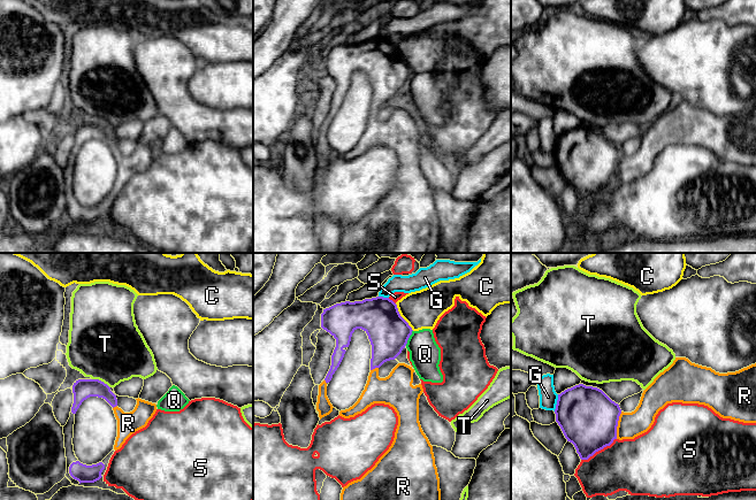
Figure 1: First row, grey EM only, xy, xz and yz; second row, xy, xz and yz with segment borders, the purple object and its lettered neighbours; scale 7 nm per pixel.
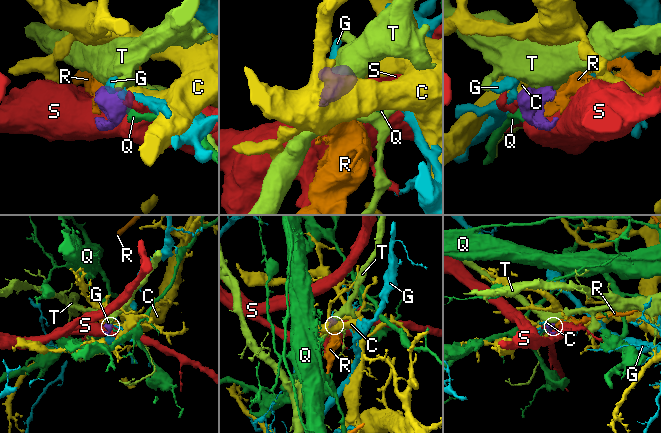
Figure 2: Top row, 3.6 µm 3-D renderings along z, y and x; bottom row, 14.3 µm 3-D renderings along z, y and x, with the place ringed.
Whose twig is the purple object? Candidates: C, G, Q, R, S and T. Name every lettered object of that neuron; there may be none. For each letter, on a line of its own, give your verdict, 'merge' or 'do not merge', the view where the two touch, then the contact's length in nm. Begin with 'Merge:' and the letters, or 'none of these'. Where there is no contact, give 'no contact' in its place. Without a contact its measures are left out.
Merge: R
C: do not merge; meets purple in xz; contact 240 nm long
G: do not merge; meets purple in yz; contact 120 nm long
Q: do not merge; meets purple in xz; contact 120 nm long
R: merge; meets purple in yz; contact 200 nm long
S: do not merge; meets purple in yz; contact 300 nm long
T: do not merge; meets purple in xy; contact 140 nm long

